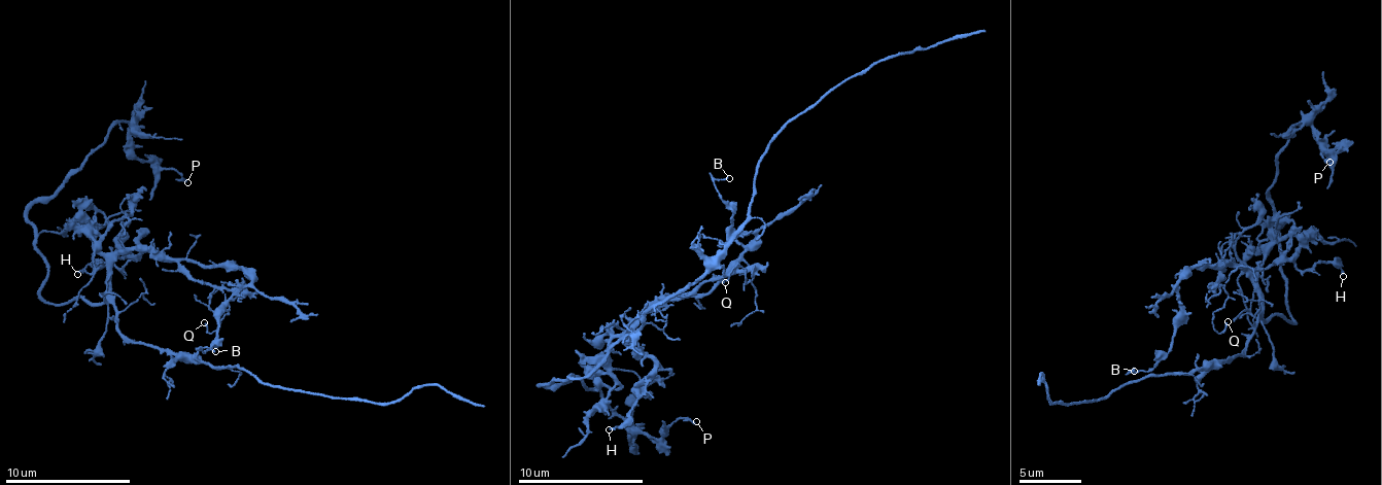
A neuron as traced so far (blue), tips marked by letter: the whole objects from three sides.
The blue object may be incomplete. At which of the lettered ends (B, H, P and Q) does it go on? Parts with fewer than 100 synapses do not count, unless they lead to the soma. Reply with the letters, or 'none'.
none

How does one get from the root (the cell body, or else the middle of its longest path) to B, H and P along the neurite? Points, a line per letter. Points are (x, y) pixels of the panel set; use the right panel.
B: (1241, 352), (1260, 289), (1230, 262), (1200, 262), (1178, 284), (1172, 346), (1134, 371)
H: (1241, 352), (1257, 318), (1257, 277), (1262, 270), (1284, 262), (1310, 269), (1320, 263), (1339, 267), (1343, 276)
P: (1241, 352), (1271, 314), (1296, 322), (1269, 196), (1278, 154), (1302, 122), (1335, 149), (1320, 156), (1329, 162)

